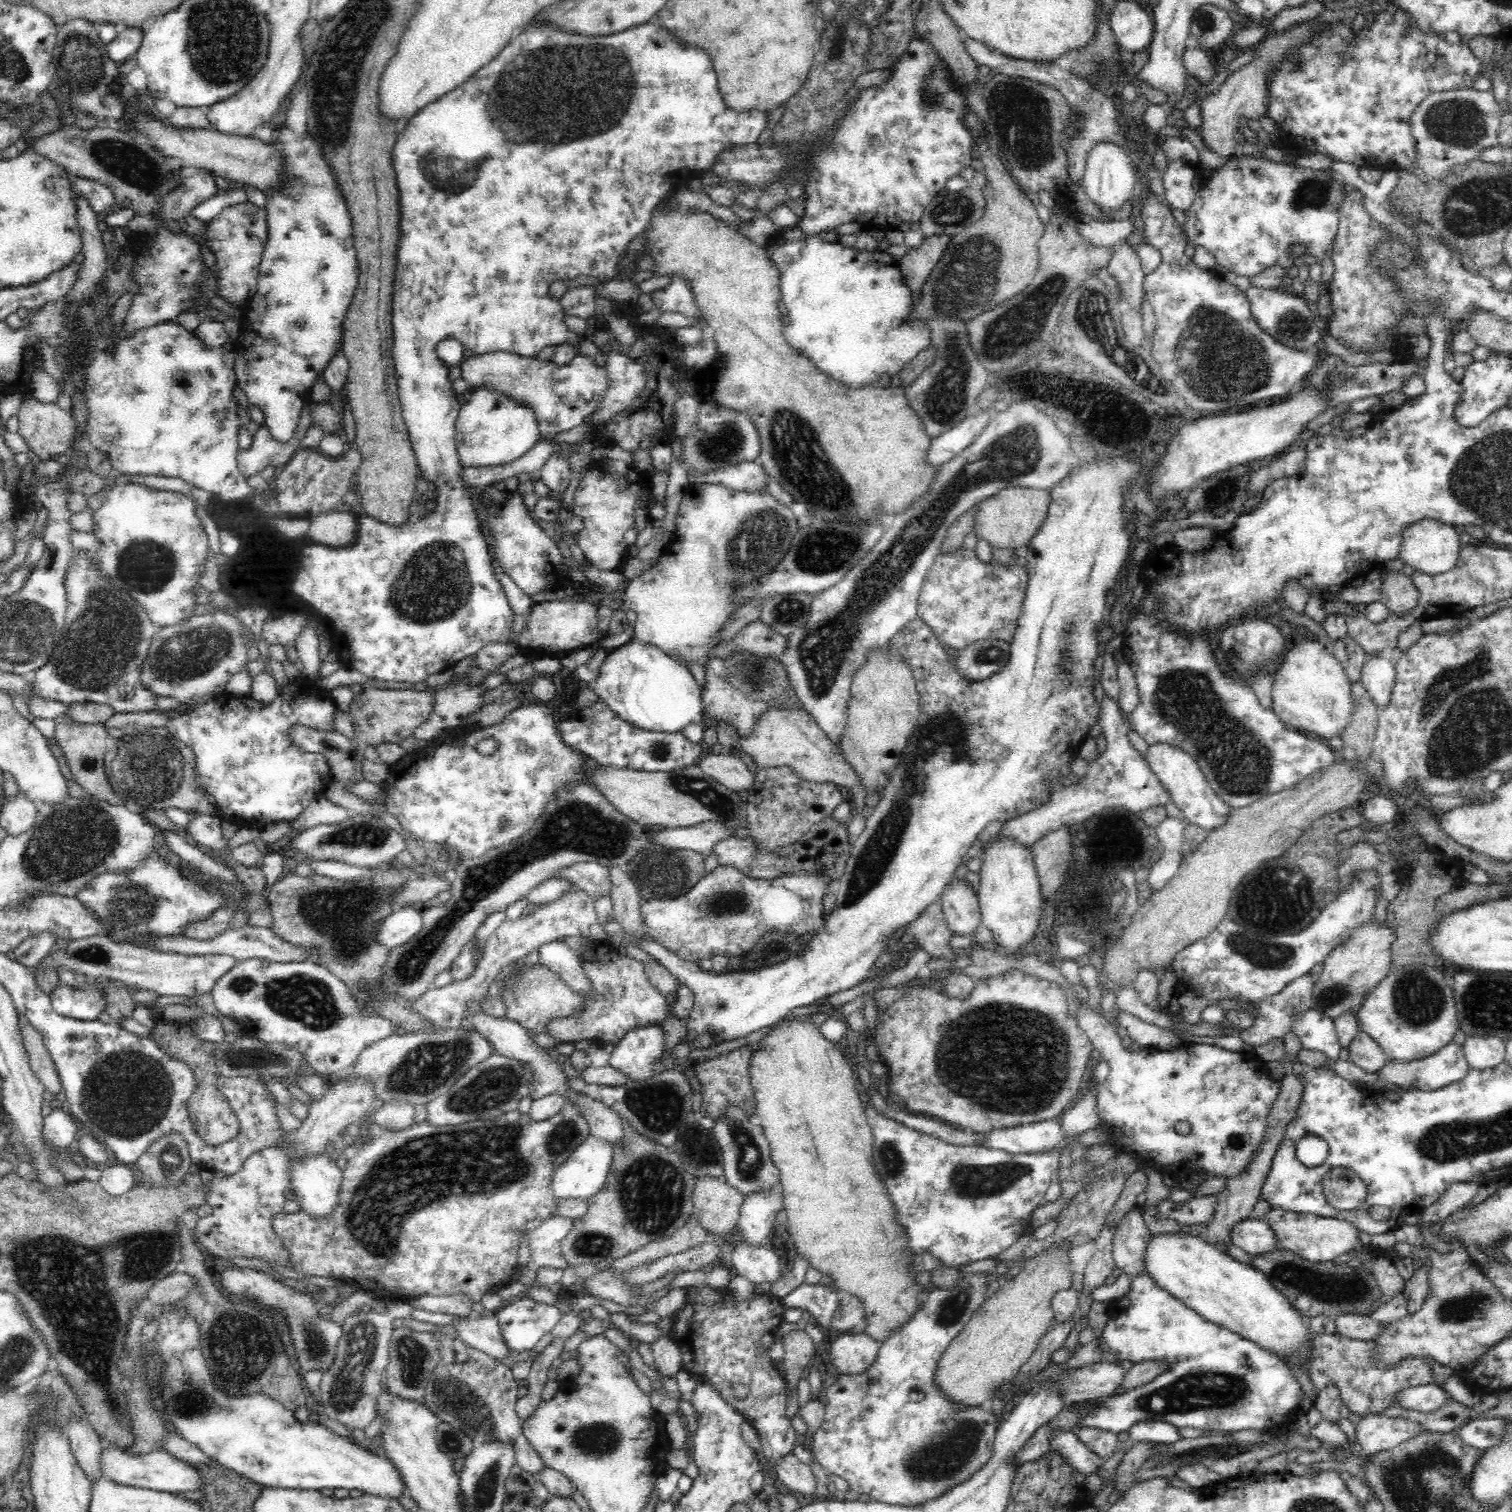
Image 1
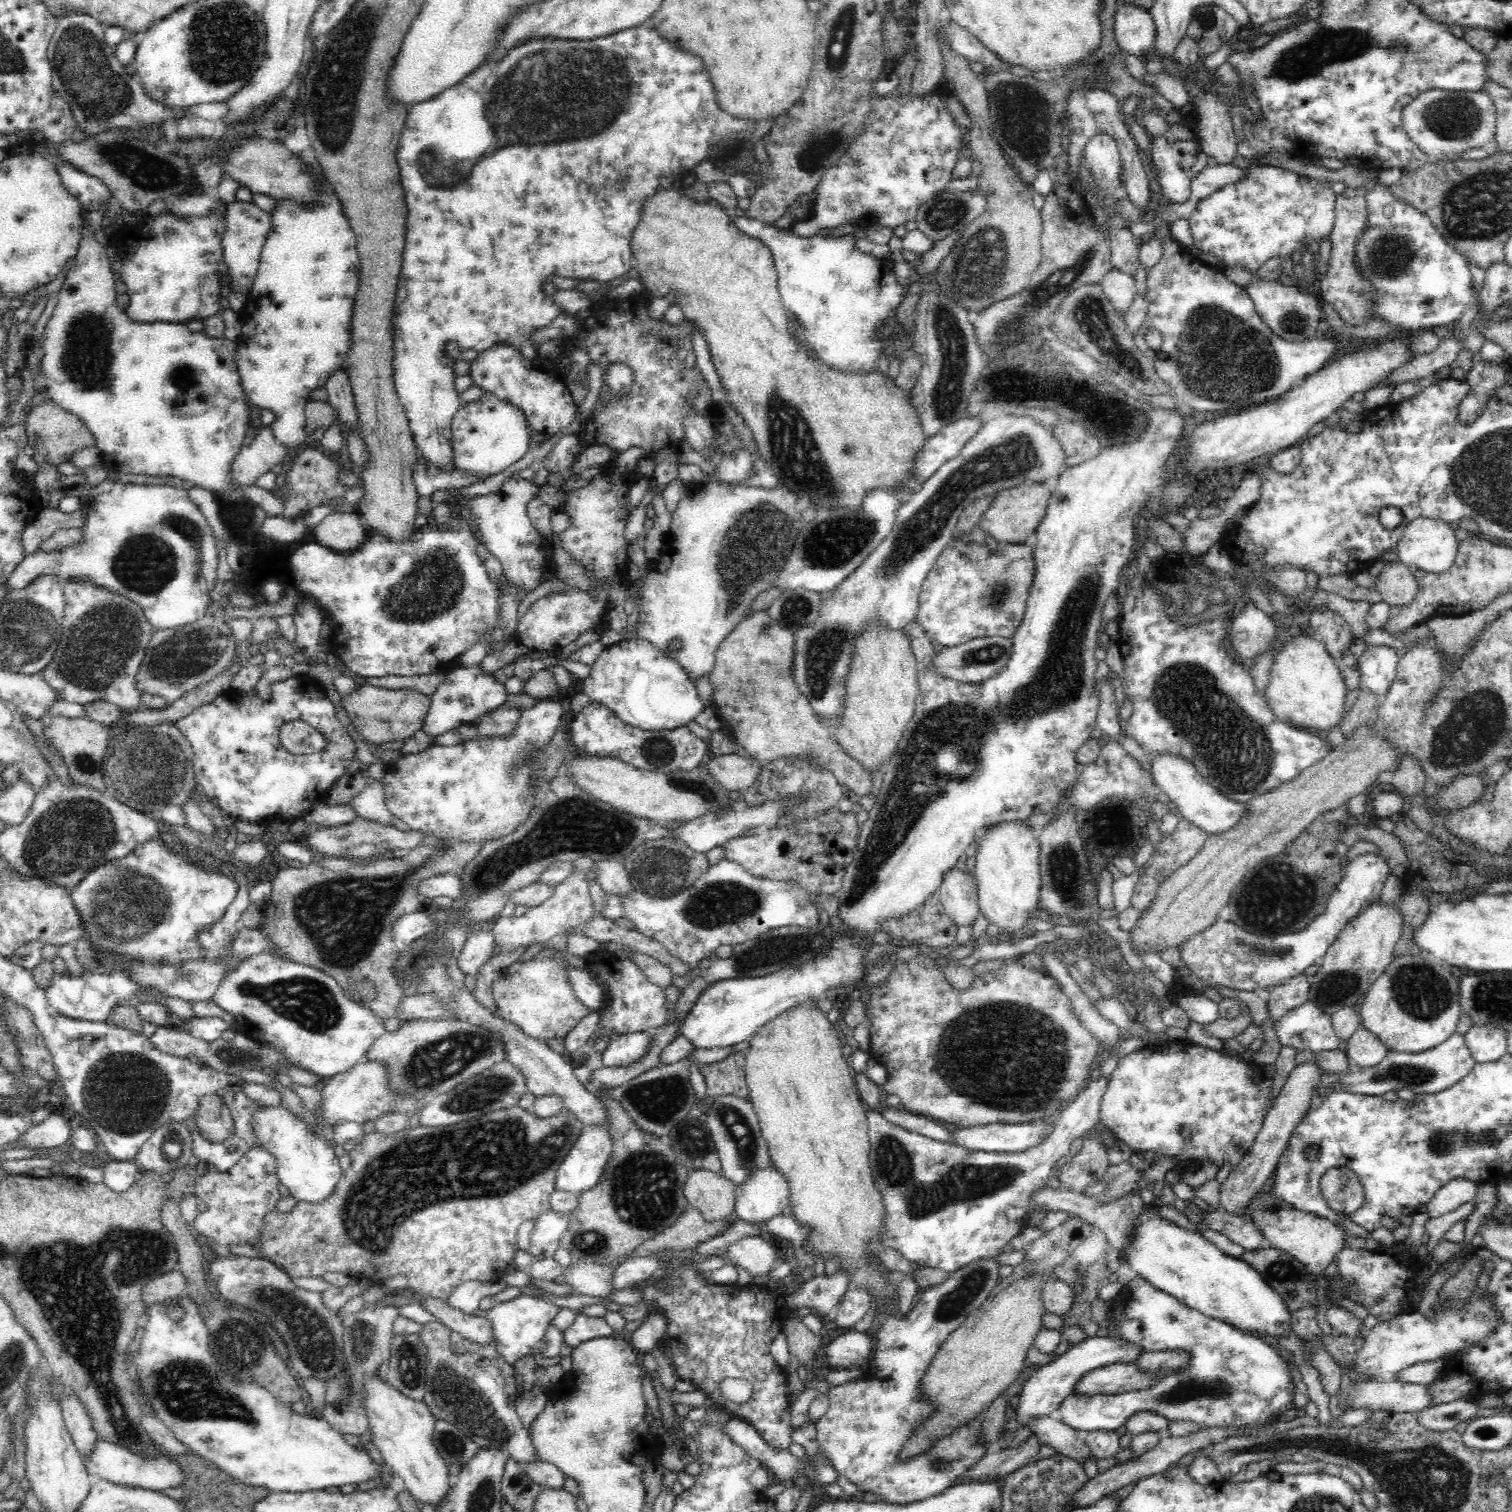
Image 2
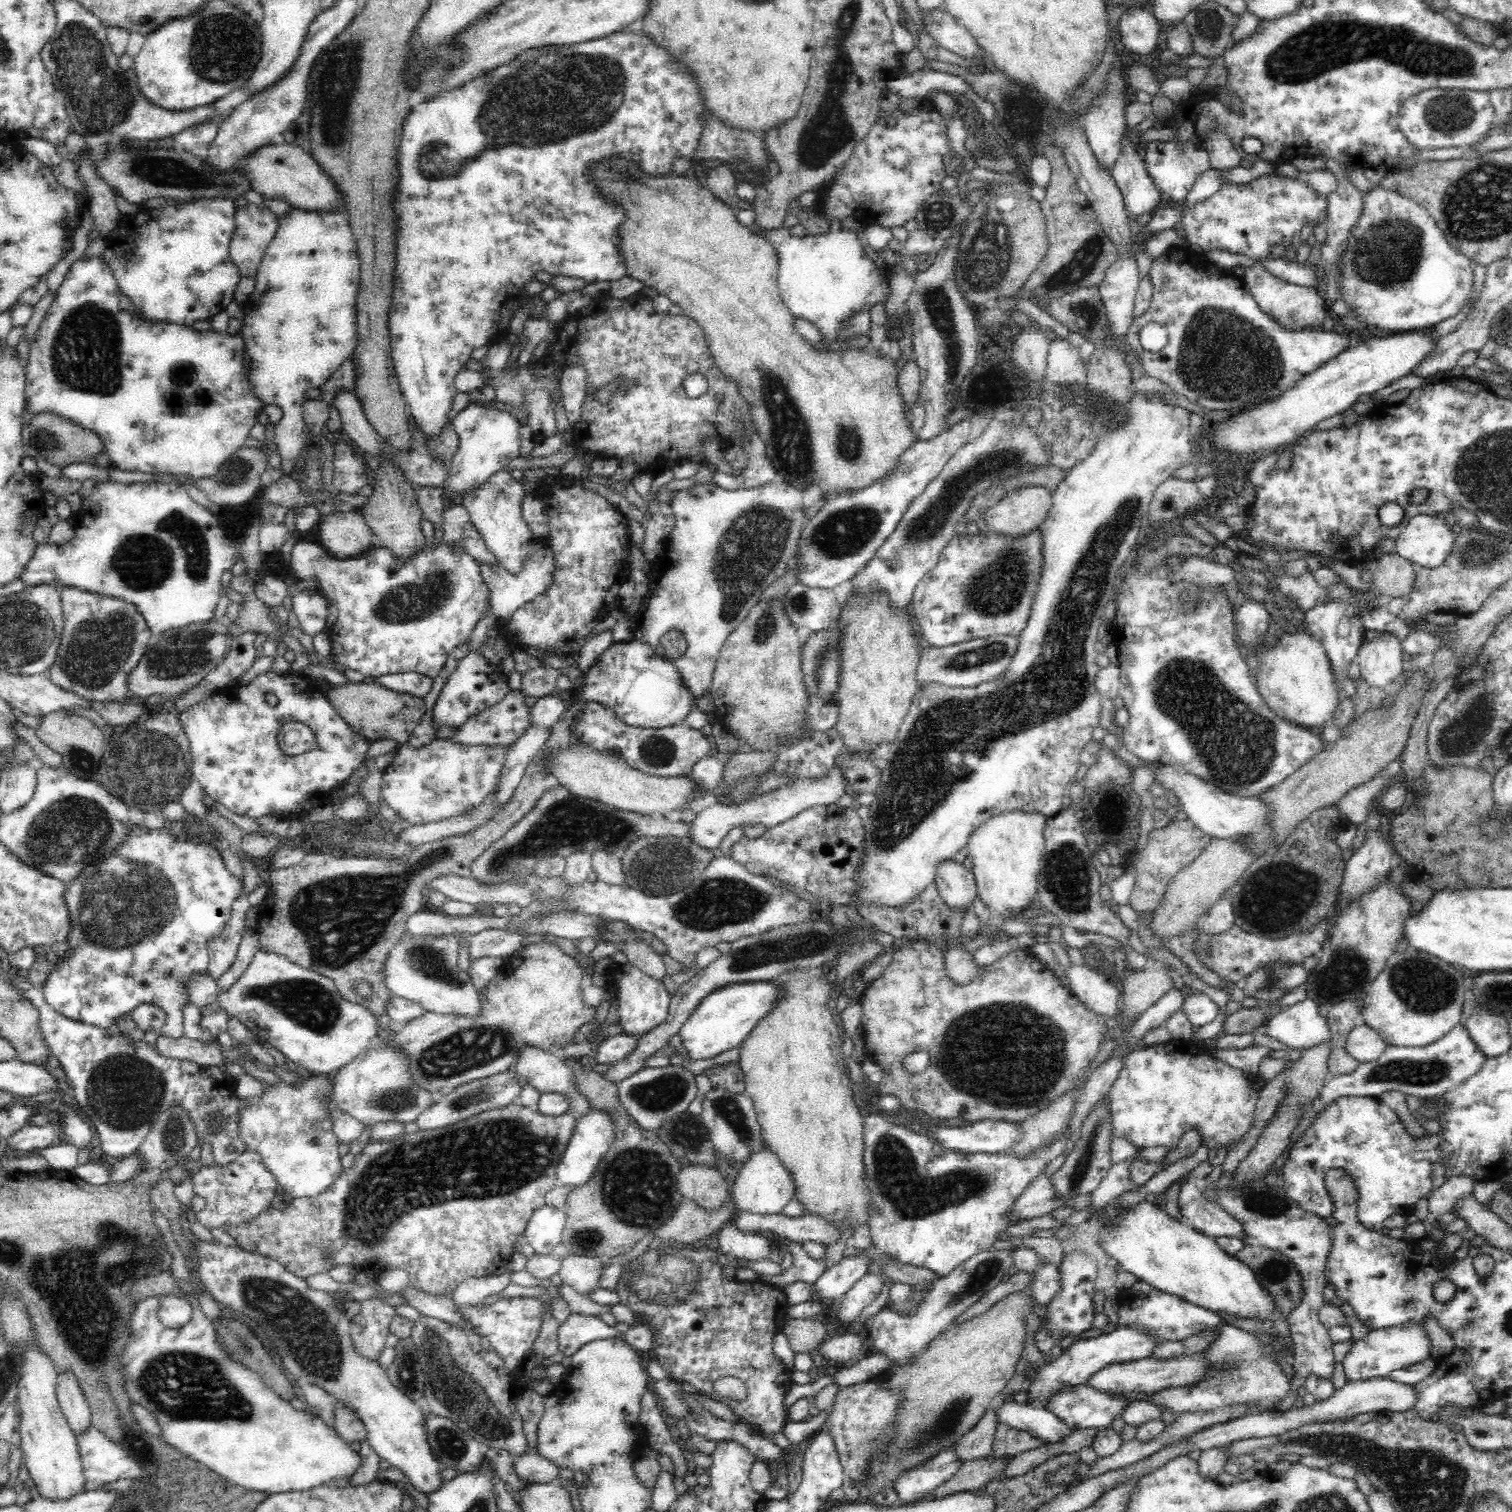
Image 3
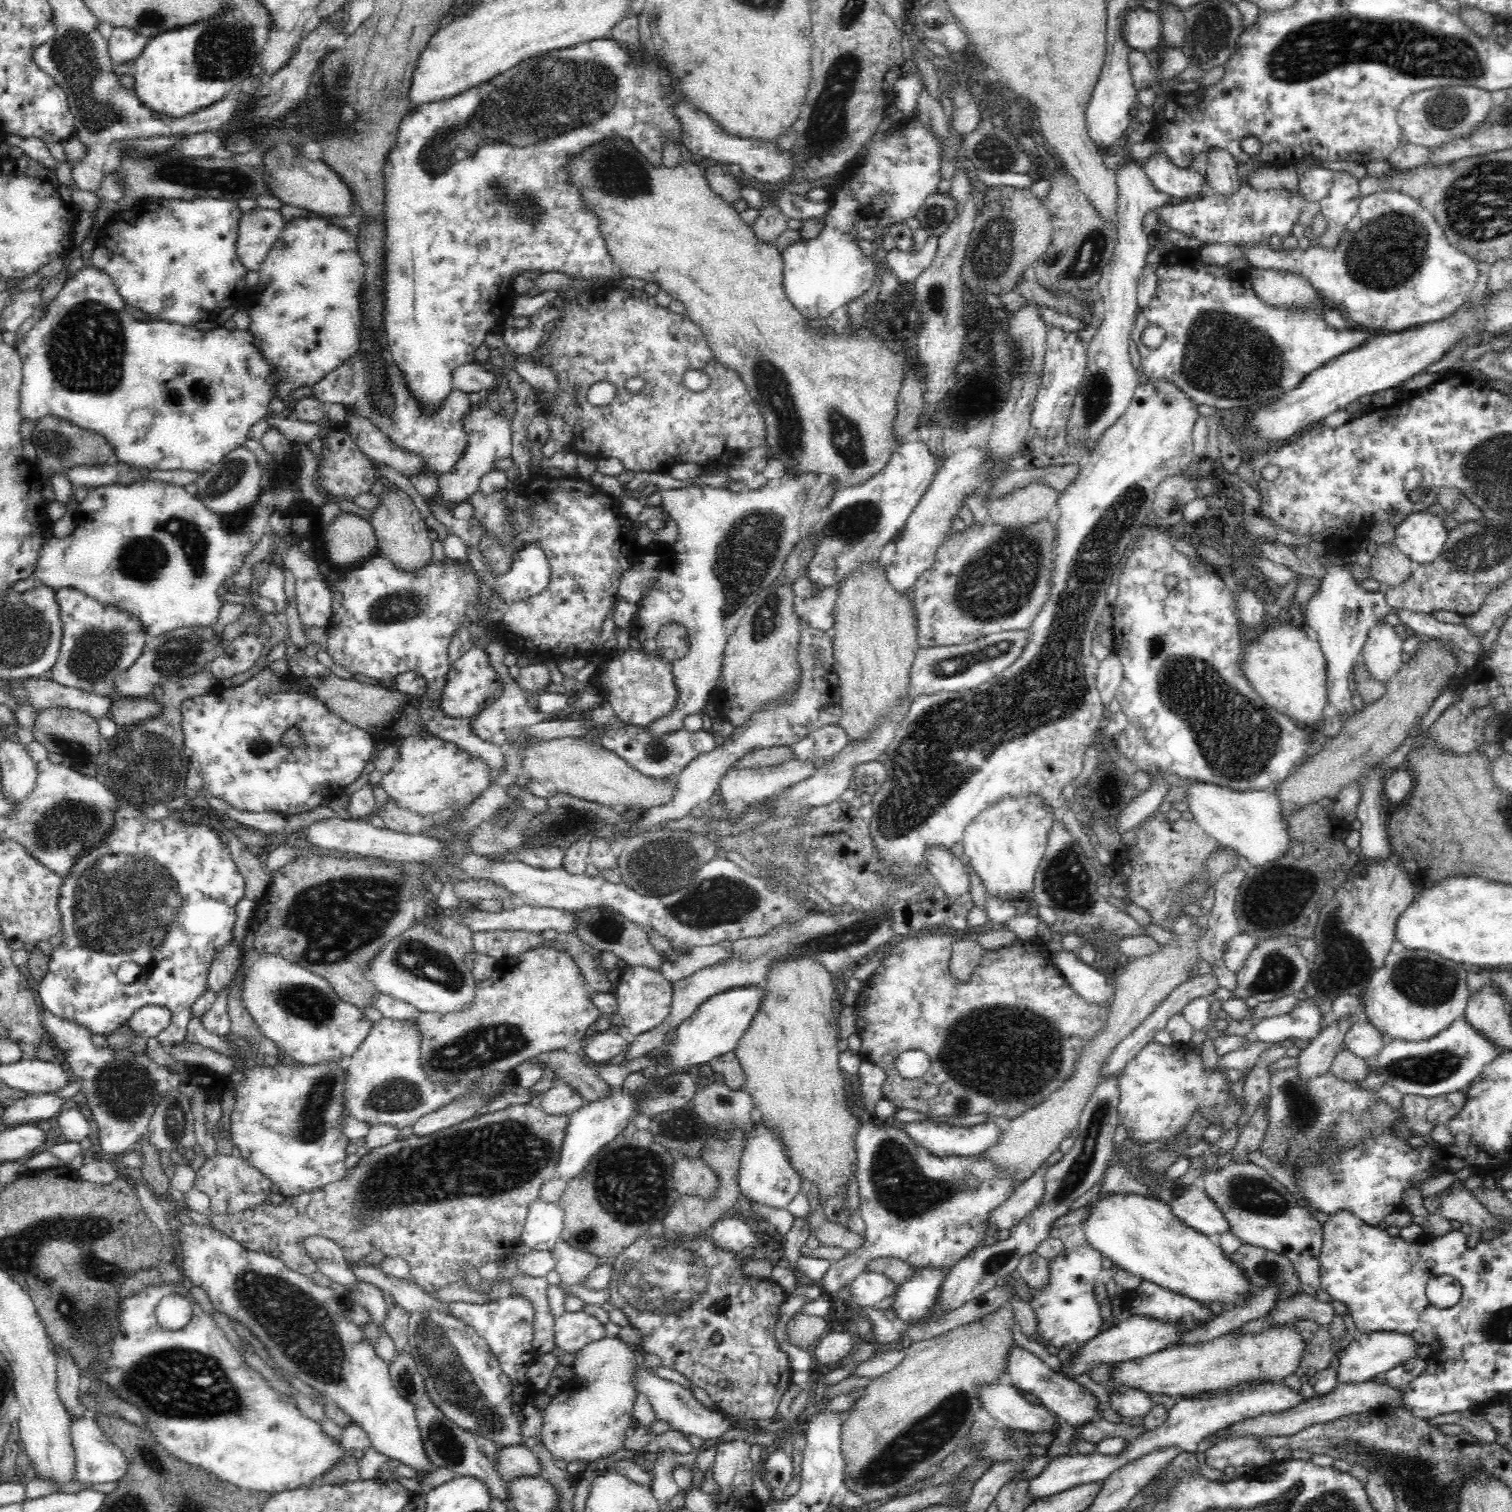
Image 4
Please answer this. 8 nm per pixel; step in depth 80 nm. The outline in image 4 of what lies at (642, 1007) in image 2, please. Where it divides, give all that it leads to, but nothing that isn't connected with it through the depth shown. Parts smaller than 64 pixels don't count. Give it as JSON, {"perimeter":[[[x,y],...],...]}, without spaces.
{"perimeter":[[[627,965],[617,984],[618,1012],[623,1018],[623,1032],[629,1038],[656,1028],[668,1016],[673,997],[672,982],[662,973],[643,966]]]}

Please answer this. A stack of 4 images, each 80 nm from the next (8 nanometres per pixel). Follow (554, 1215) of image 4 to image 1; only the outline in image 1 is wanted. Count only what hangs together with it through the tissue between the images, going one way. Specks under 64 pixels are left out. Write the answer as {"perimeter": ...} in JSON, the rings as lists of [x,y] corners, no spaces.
{"perimeter":[[[560,1215],[545,1219],[542,1226],[529,1232],[528,1248],[531,1250],[532,1266],[564,1271],[567,1262],[561,1253],[561,1244],[572,1228],[573,1220]]]}

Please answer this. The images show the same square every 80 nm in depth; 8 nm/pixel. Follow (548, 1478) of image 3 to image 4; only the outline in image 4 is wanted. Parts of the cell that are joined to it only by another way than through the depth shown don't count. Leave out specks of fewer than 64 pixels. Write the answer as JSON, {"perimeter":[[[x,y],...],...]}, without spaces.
{"perimeter":[[[522,1445],[500,1447],[498,1450],[499,1460],[496,1467],[500,1478],[507,1483],[518,1477],[540,1477],[541,1464],[538,1457]]]}

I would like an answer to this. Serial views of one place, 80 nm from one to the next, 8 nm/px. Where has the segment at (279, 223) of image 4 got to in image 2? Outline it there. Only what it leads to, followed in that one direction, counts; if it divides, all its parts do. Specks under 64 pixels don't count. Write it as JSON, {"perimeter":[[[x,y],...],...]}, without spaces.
{"perimeter":[[[234,201],[226,204],[224,212],[224,232],[222,232],[223,260],[230,275],[230,291],[233,293],[248,293],[252,290],[253,282],[259,269],[259,259],[262,248],[269,236],[270,213],[260,209],[255,203]]]}

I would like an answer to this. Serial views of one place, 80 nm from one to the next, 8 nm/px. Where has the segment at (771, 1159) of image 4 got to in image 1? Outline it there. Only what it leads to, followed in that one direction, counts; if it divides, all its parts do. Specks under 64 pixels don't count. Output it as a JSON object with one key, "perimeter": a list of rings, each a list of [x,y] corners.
{"perimeter":[[[764,1191],[743,1197],[737,1231],[742,1234],[739,1242],[770,1247],[771,1231],[777,1213],[783,1206],[783,1197],[776,1191]]]}

